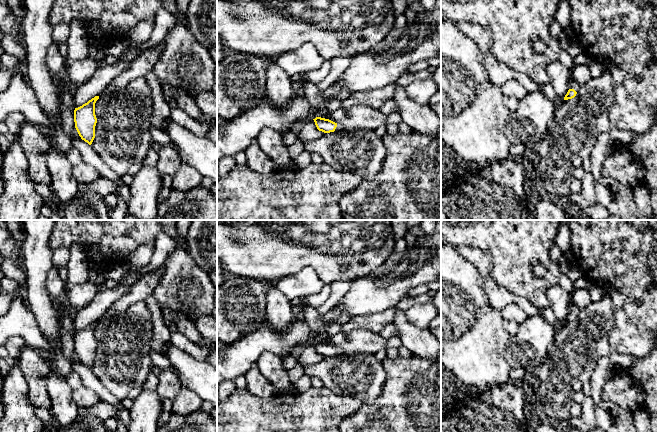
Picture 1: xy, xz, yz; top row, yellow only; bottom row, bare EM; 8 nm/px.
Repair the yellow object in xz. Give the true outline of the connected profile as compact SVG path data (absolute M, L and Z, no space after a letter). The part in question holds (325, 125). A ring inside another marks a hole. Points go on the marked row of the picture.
M316 117L313 119L315 122L315 125L319 131L322 131L324 133L330 133L330 132L338 132L343 129L343 127L340 124L337 124L329 119Z

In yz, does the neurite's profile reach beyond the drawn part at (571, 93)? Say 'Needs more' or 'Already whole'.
Needs more

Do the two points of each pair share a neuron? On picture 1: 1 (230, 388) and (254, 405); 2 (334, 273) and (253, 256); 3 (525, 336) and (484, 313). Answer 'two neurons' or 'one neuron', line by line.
1: two neurons
2: one neuron
3: two neurons

